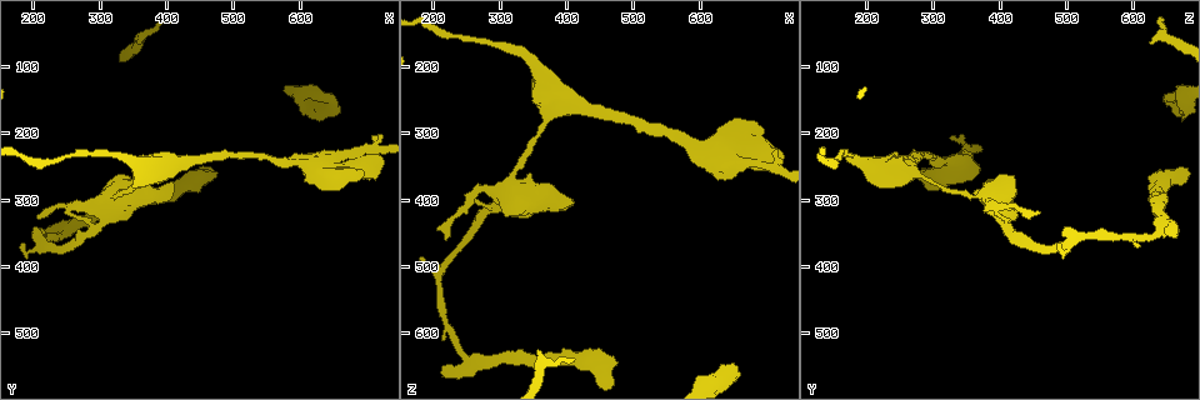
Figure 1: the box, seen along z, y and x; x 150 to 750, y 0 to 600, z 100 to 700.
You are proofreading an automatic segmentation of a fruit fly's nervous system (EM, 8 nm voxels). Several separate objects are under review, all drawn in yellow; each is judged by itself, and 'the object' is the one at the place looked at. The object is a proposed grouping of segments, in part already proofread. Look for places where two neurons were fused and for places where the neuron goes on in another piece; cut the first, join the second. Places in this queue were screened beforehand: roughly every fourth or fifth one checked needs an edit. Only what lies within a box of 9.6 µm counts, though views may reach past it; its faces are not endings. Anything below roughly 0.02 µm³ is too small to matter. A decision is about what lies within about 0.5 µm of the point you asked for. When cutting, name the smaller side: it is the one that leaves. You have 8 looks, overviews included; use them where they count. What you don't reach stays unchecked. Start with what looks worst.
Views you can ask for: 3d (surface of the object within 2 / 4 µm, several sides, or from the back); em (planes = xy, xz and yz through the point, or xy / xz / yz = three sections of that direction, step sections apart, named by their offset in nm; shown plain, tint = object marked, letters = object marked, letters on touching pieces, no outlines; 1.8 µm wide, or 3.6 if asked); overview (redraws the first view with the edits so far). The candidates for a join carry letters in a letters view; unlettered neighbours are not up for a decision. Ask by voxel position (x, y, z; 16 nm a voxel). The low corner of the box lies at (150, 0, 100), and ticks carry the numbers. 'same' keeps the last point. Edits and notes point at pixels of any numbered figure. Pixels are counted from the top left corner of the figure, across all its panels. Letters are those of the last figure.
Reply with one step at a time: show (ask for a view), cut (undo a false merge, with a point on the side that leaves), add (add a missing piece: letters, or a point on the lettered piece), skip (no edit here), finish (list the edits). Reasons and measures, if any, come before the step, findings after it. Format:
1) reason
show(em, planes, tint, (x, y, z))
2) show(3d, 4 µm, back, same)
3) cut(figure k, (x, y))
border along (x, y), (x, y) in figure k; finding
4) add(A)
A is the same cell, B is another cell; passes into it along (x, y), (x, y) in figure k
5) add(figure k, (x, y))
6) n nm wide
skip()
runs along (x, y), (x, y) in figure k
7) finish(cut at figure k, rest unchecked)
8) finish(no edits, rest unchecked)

abrupt turn
show(3d, 4 µm, (640, 145, 665))

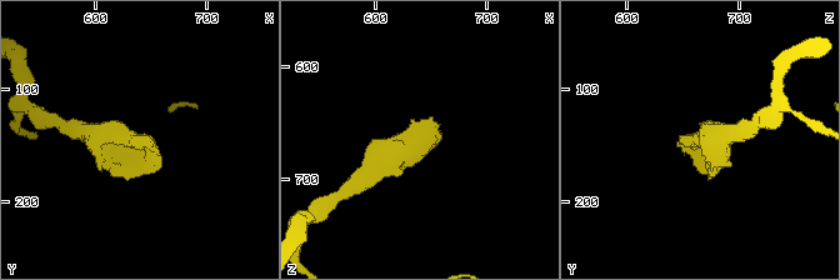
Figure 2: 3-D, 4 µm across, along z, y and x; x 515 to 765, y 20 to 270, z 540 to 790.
show(em, planes, letters, (642, 146, 662))

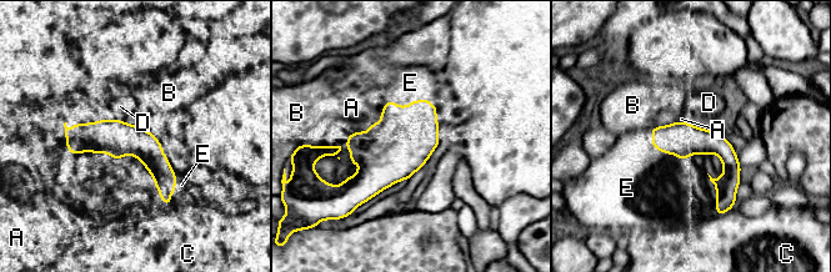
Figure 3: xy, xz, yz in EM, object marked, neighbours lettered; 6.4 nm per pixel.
220 nm wide; E touches over 360 nm
add(E)
E is the same cell, A, B, C and D are other cells; it goes on there

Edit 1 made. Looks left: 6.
show(overview)

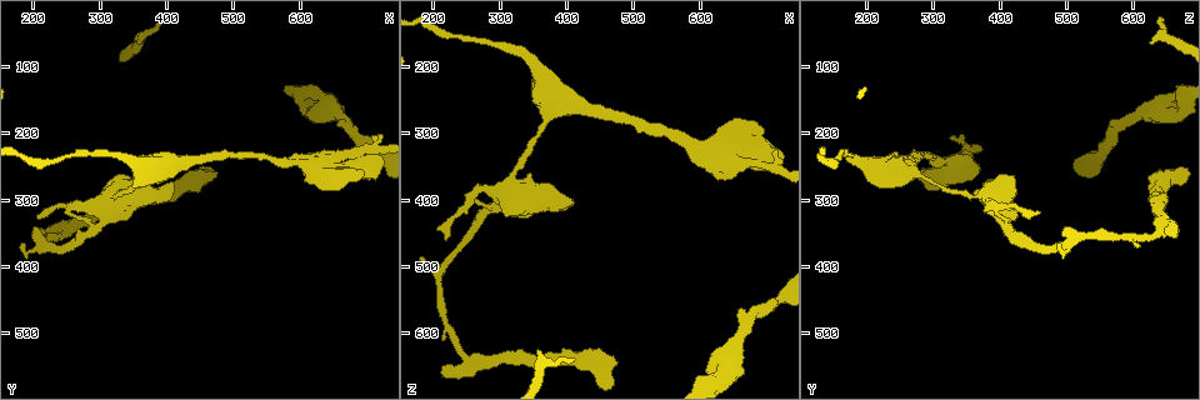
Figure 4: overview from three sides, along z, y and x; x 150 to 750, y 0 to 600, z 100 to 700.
show(em, planes, tint, (685, 265, 300))

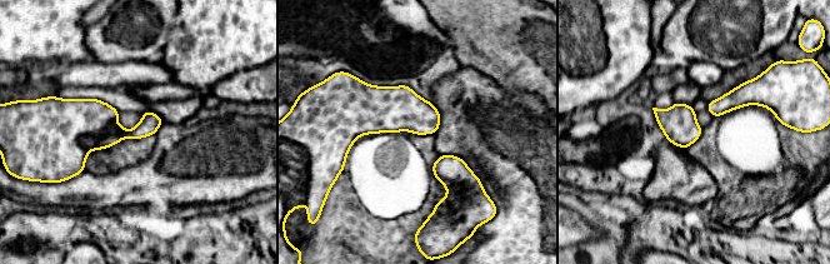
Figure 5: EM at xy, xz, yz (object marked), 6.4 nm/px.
see the neighbours
show(em, planes, letters, same)

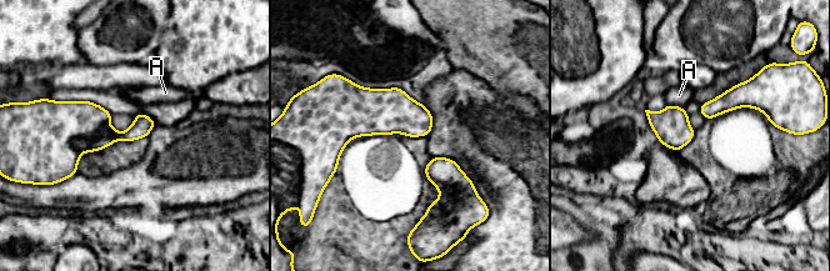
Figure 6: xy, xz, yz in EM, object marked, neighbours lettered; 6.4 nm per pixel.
skip()
A is another cell; border along (668, 104), (683, 108) in figure 6; all the same neuron

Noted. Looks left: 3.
stops while still wide
show(em, planes, letters, (410, 275, 405))

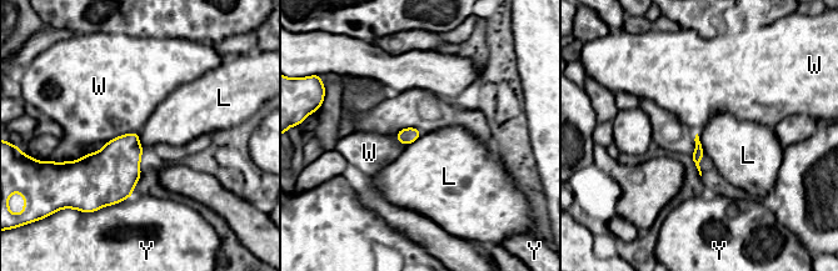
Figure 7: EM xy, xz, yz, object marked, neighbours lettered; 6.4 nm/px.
Y touches over 260 nm
skip()
L, W and Y are other cells; border along (697, 134), (704, 152) in figure 7; no lettered piece goes on from it

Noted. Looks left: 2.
finish(add at figure 3, rest unchecked)

